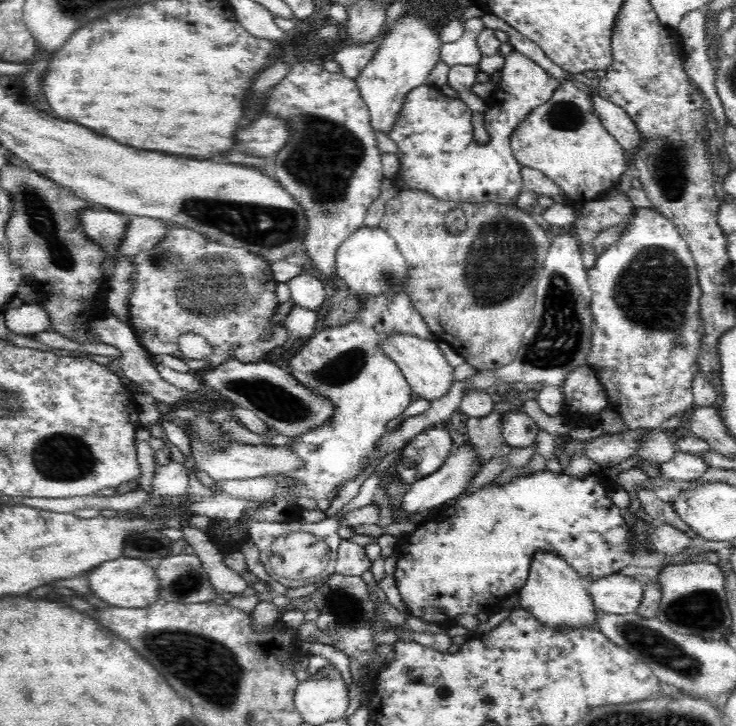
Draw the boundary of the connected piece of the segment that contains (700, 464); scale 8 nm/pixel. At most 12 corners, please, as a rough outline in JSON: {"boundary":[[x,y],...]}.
{"boundary":[[676,454],[659,466],[665,480],[693,480],[710,467],[698,455]]}

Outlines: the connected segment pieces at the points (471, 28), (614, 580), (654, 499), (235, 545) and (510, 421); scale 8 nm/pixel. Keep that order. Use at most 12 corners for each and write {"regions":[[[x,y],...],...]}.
{"regions":[[[481,17],[463,24],[463,35],[444,43],[439,60],[452,67],[478,66]],[[614,573],[594,579],[589,594],[598,612],[637,612],[644,588]],[[635,487],[641,508],[654,523],[687,531],[691,540],[699,534],[680,518],[667,499],[652,489]],[[242,517],[211,519],[207,531],[224,556],[250,538]],[[508,411],[502,437],[512,448],[533,446],[539,427],[525,411]]]}

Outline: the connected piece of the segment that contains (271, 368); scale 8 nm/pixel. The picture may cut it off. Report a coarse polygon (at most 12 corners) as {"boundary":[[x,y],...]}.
{"boundary":[[230,360],[204,386],[295,437],[334,405],[270,361]]}

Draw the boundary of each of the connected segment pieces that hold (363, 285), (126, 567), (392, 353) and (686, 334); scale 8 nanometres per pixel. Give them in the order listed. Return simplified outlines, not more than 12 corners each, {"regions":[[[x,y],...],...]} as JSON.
{"regions":[[[379,226],[340,244],[335,273],[359,295],[409,292],[408,263]],[[120,556],[88,574],[115,607],[150,606],[160,592],[144,560]],[[392,333],[382,353],[413,392],[436,400],[453,385],[438,342]],[[638,207],[587,270],[588,365],[627,429],[695,405],[691,250]]]}

